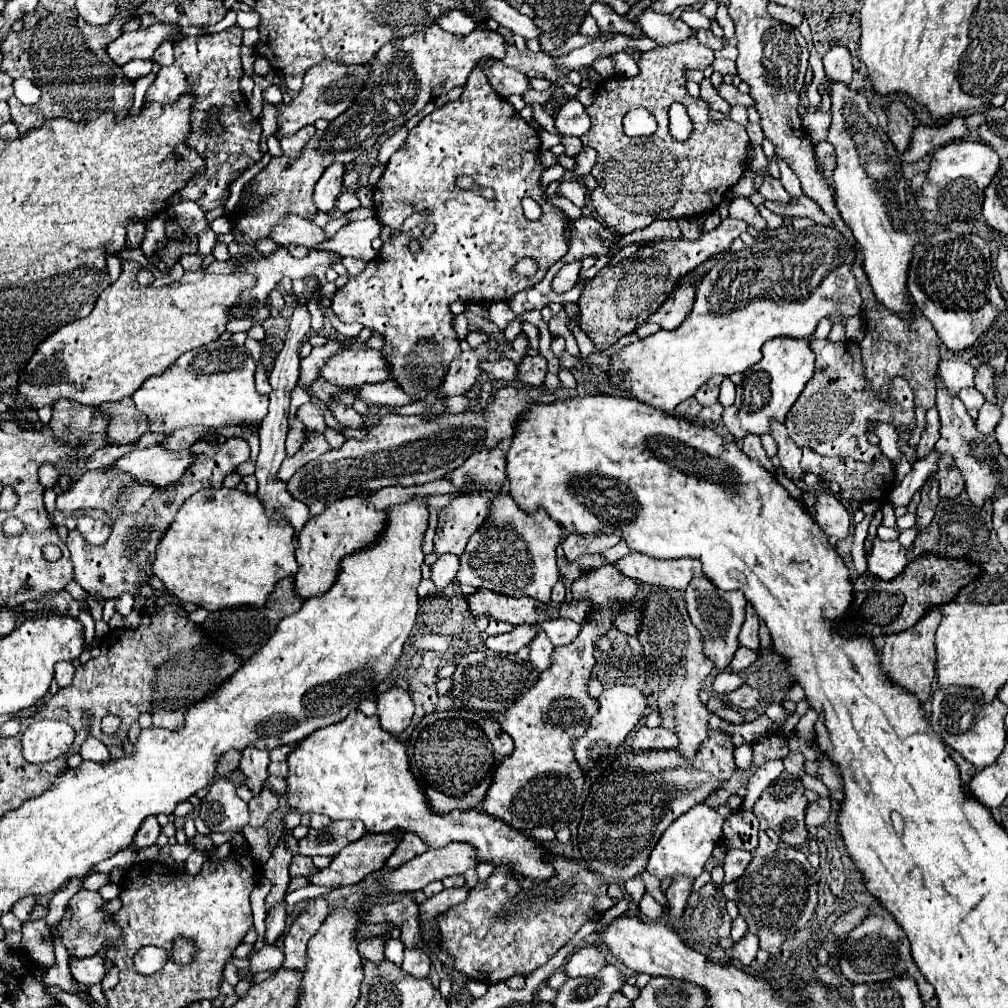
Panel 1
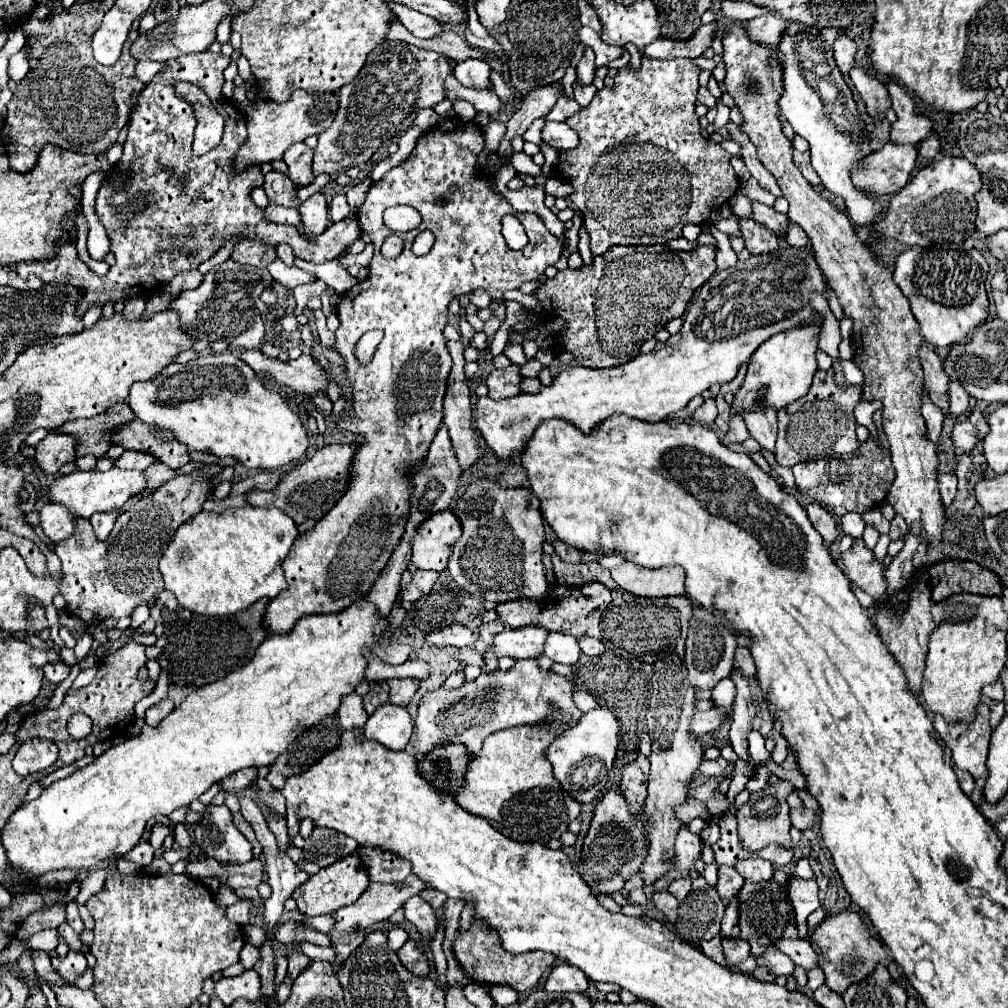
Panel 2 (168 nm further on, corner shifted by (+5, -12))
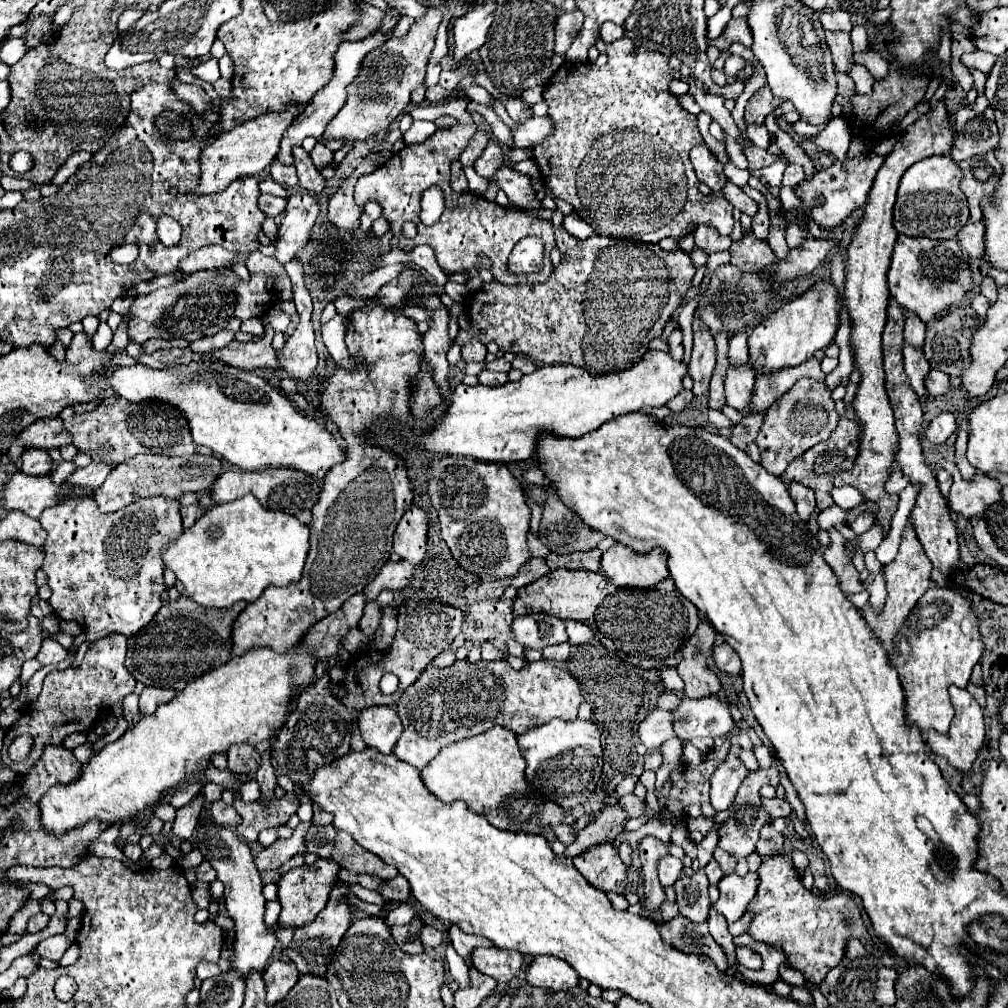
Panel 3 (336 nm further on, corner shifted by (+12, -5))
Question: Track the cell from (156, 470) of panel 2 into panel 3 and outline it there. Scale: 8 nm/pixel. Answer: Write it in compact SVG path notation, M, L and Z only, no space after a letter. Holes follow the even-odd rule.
M140 454L132 458L130 462L124 462L116 466L106 482L94 492L94 498L98 502L100 512L116 512L124 506L130 506L138 502L140 498L152 498L152 496L166 496L166 498L180 498L184 492L202 492L212 488L214 480L220 476L220 460L214 456L146 456Z

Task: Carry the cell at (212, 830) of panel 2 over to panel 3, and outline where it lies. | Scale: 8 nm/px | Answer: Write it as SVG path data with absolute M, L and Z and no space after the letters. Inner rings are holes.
M204 822L196 828L194 842L204 854L204 858L212 864L216 870L216 878L224 884L224 904L228 916L234 920L234 956L230 960L230 970L238 972L244 980L250 972L264 972L268 958L272 956L272 950L276 946L276 936L268 932L268 926L264 924L264 910L266 910L266 898L262 896L262 880L260 872L254 866L252 852L248 844L230 828L218 826L214 822Z

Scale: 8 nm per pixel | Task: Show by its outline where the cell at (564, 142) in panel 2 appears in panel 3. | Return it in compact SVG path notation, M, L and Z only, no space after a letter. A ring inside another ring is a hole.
M530 116L526 122L520 122L512 130L512 142L508 146L510 148L528 148L528 146L534 146L534 144L542 142L552 130L554 130L554 126L550 124L548 116L544 116L544 118Z

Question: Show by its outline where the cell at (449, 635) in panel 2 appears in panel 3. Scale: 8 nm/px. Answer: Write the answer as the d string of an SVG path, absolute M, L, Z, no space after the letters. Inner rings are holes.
M410 596L406 598L398 608L398 630L394 636L394 642L388 652L376 652L376 650L364 650L348 658L344 680L342 680L342 690L344 694L338 696L338 700L350 708L350 710L364 710L370 706L394 706L398 702L398 696L414 684L414 680L426 670L426 666L444 650L450 648L454 636L460 632L464 612L460 608L454 608L450 604L430 600L430 598L416 598ZM392 672L398 676L398 690L390 696L384 696L380 692L380 678Z

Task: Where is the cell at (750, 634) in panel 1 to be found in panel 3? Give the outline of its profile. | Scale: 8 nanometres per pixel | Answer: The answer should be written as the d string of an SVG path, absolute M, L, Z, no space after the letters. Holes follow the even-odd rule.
M732 746L730 754L726 758L726 762L712 774L712 792L710 792L710 804L714 808L714 812L722 812L726 810L734 798L736 798L736 790L742 784L742 780L746 778L744 774L748 772L746 766L738 760L738 752L740 746Z

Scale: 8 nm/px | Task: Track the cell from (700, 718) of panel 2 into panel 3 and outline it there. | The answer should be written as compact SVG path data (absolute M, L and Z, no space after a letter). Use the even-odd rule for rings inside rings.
M658 708L648 712L646 718L638 726L638 736L640 736L640 742L648 750L660 748L662 742L666 742L668 738L674 738L672 714L666 710L658 710Z

